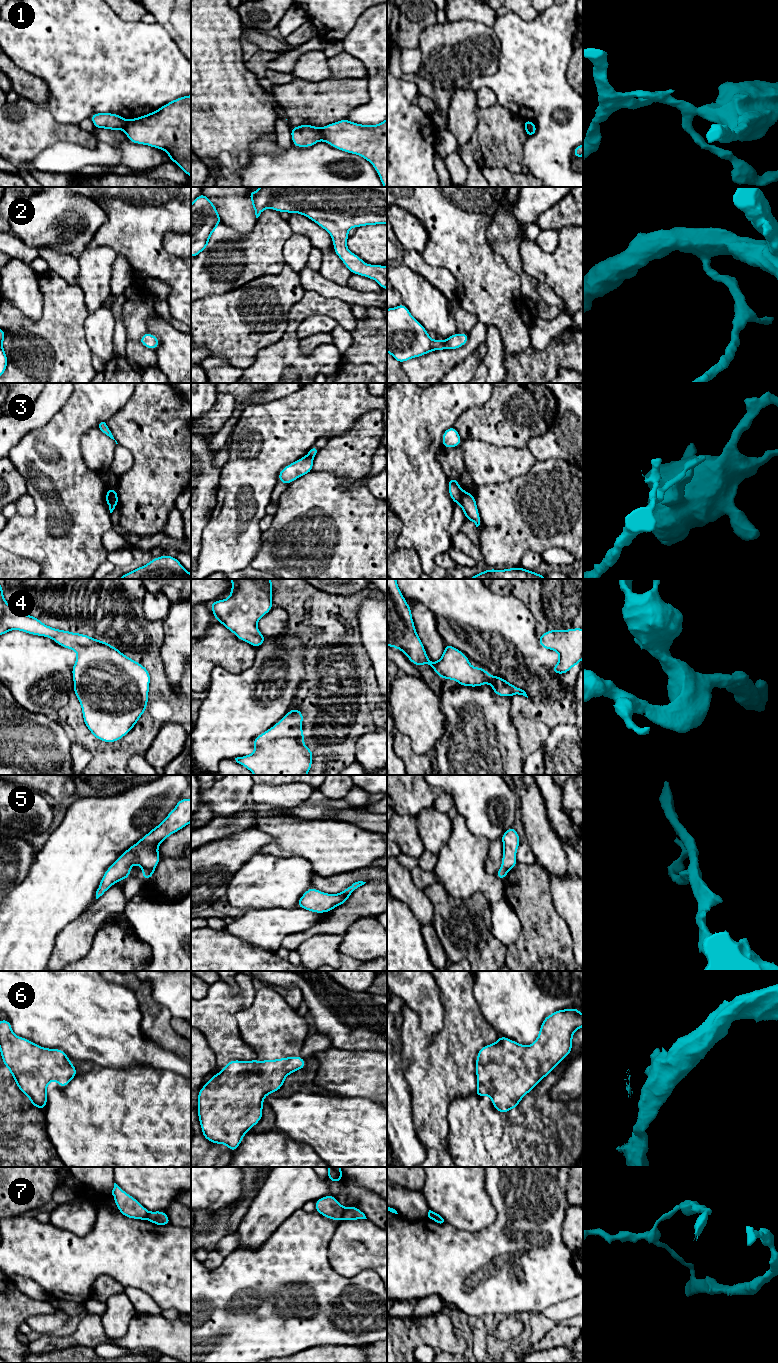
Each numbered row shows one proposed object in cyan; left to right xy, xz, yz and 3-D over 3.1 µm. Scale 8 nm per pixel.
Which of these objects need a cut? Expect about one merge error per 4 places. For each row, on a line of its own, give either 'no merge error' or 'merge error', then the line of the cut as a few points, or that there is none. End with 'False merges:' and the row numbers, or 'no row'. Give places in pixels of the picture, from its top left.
1: merge error; cut in xz along (322, 129), (321, 139)
2: no merge error; no cut
3: merge error; cut in yz along (462, 490), (459, 503)
4: no merge error; no cut
5: merge error; cut in xy along (154, 867), (143, 871)
6: no merge error; no cut
7: merge error; cut in xz along (345, 1208), (341, 1218)
False merges: 1, 3, 5, 7

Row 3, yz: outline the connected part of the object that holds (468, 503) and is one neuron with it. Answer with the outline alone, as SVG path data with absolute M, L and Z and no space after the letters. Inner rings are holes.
M462 490L460 505L466 517L466 520L473 521L476 527L478 527L480 525L480 517L476 505L475 495Z

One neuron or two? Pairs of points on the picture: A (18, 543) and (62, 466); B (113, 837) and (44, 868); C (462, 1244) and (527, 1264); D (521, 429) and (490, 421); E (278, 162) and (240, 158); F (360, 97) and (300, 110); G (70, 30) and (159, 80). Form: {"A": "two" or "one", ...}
{"A": "one", "B": "one", "C": "one", "D": "one", "E": "two", "F": "one", "G": "one"}

